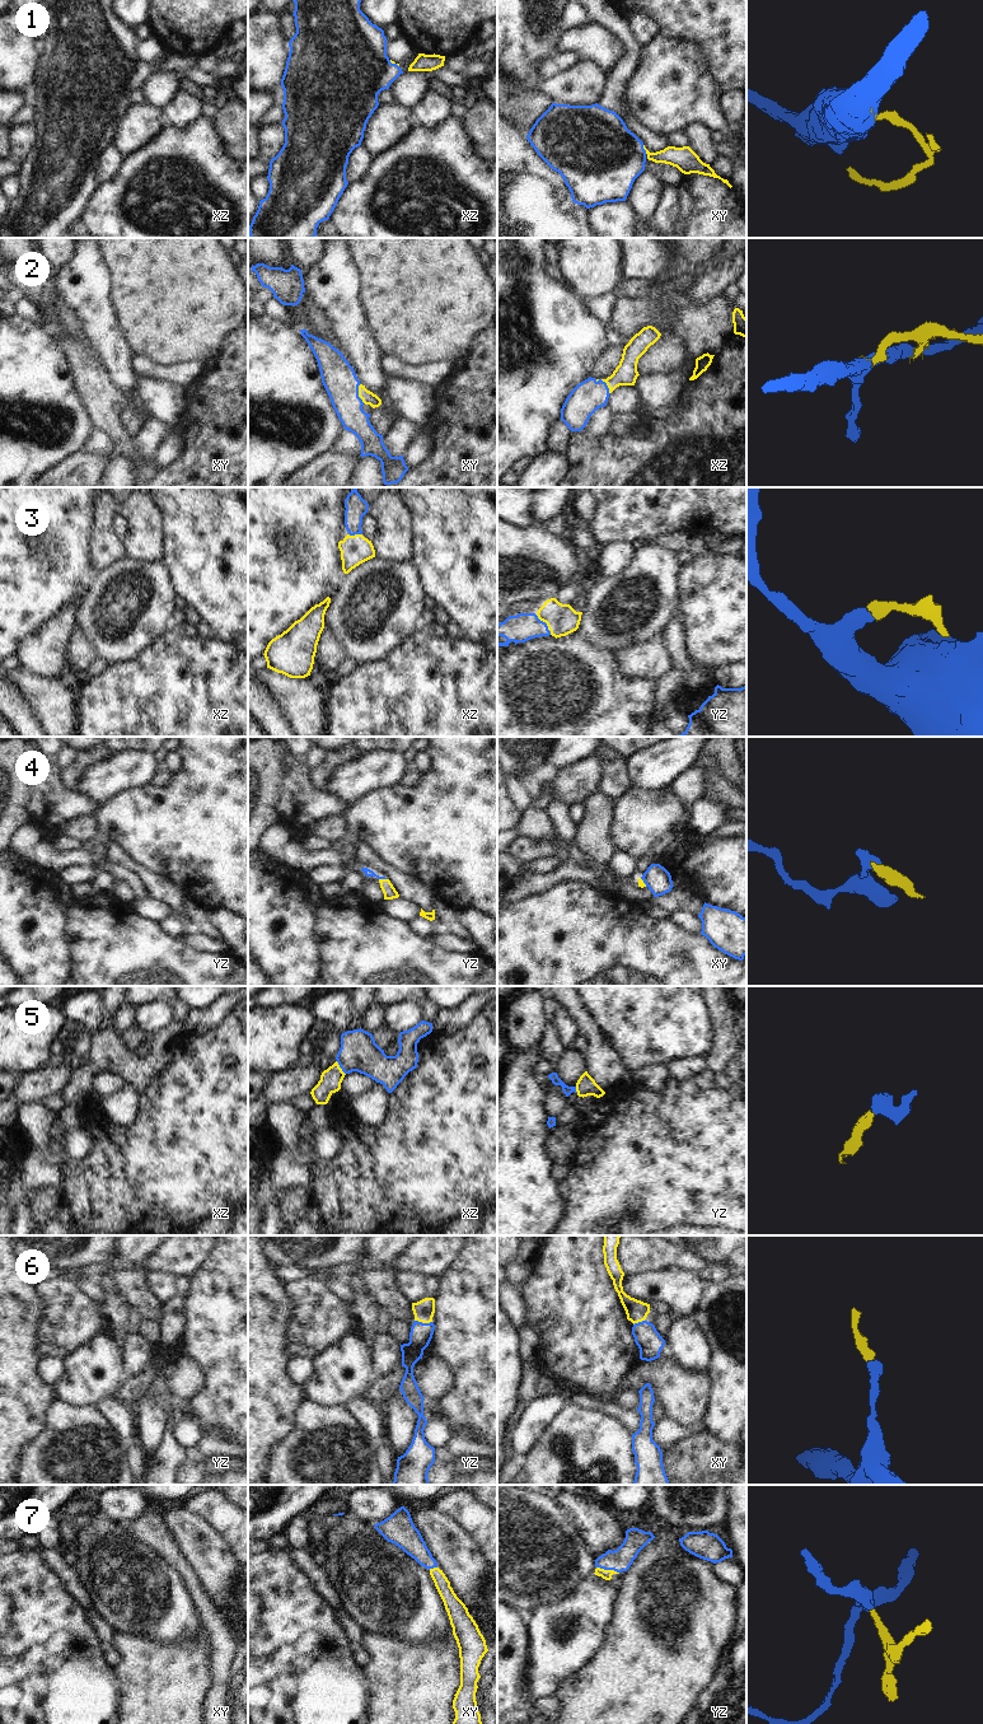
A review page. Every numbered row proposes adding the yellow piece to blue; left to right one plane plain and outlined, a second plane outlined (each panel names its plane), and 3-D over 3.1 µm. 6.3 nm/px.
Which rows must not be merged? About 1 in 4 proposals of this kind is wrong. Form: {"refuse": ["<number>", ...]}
{"refuse": ["4"]}

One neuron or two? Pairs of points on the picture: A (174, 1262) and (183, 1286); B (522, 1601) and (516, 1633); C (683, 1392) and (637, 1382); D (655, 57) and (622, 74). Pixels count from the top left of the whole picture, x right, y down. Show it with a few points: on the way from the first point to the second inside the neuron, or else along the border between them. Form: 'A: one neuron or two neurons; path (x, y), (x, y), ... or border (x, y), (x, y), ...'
A: two neurons; border (150, 1271), (165, 1271), (193, 1278)
B: two neurons; border (510, 1606), (525, 1616)
C: one neuron; path (672, 1386), (664, 1378), (649, 1378)
D: two neurons; border (641, 47), (637, 69), (630, 78), (623, 93)

